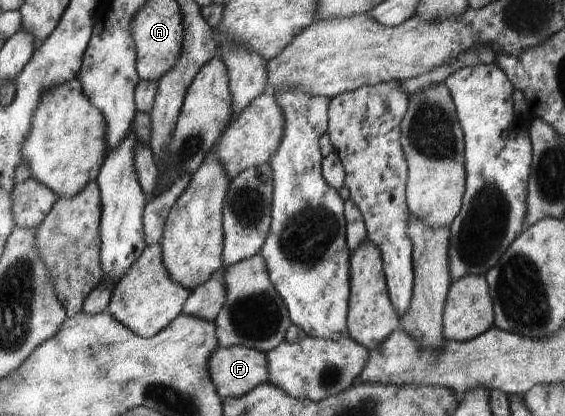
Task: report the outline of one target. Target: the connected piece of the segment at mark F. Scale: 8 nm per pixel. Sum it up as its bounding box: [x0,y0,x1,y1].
[207,345,269,399]

